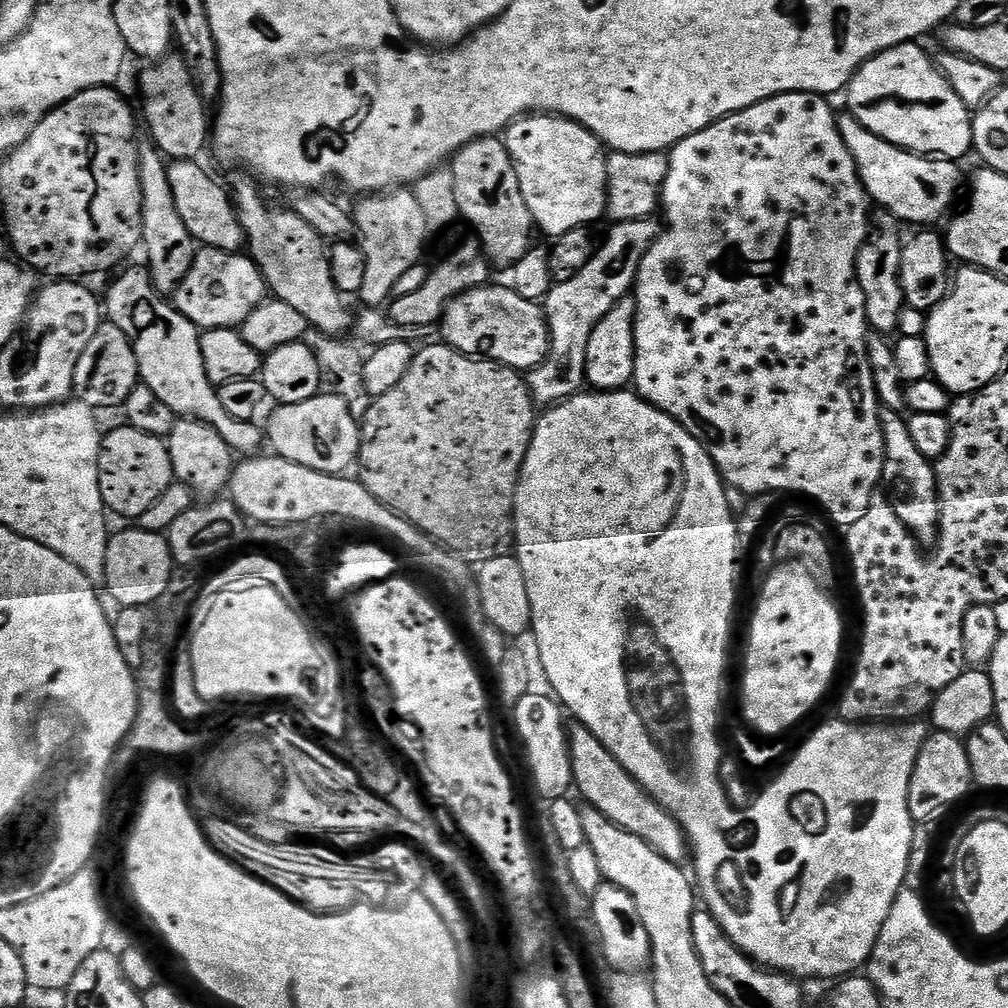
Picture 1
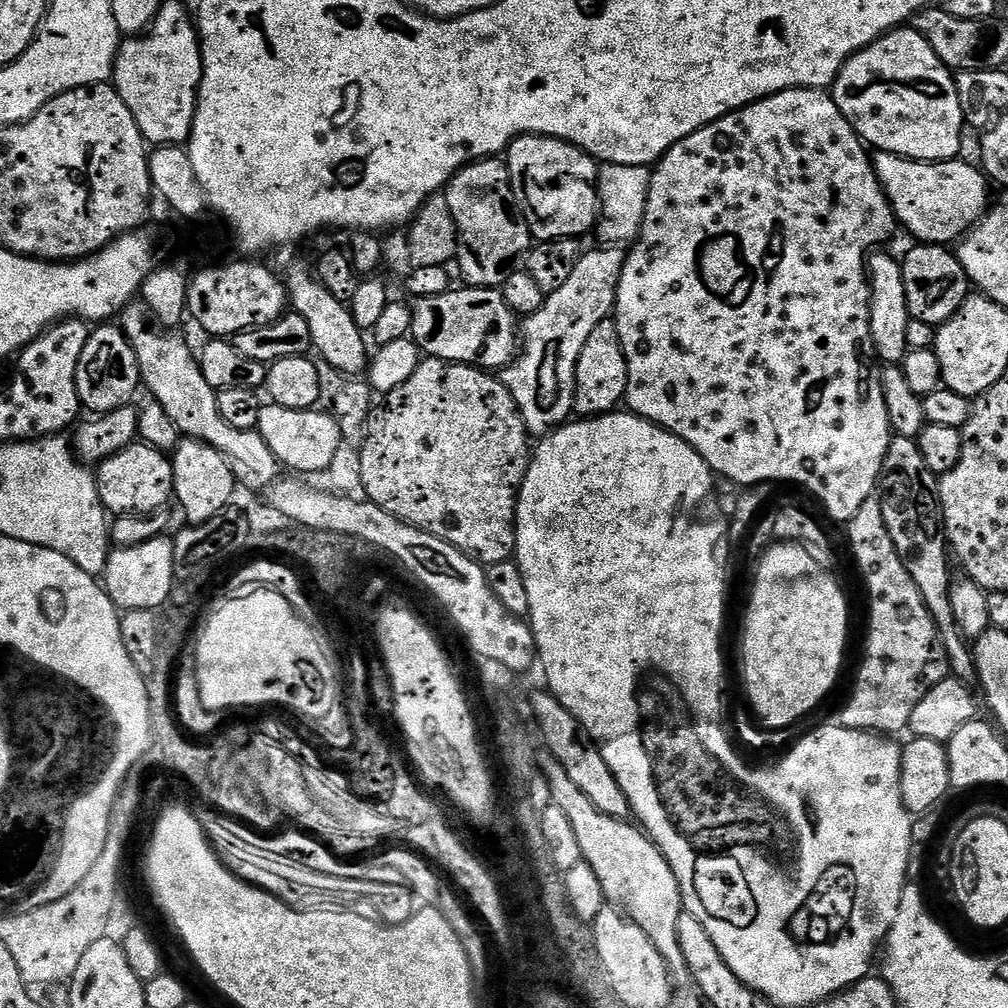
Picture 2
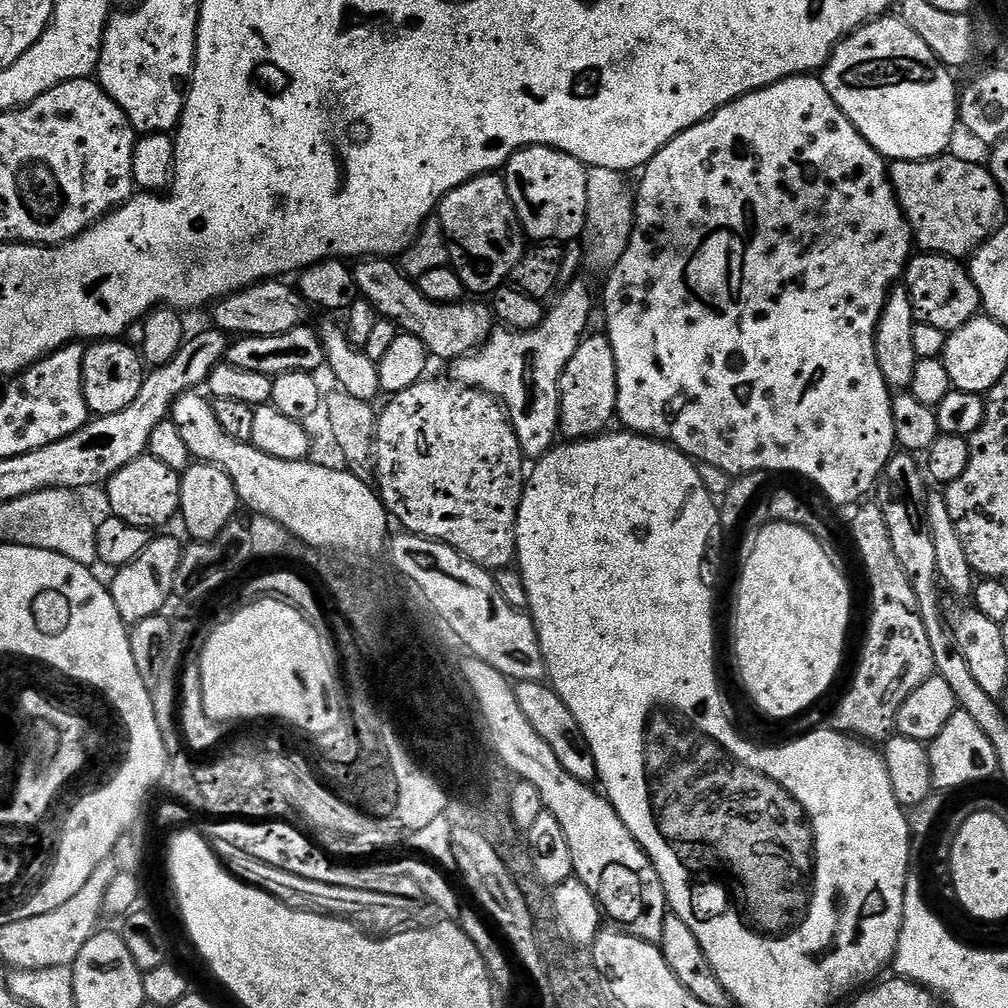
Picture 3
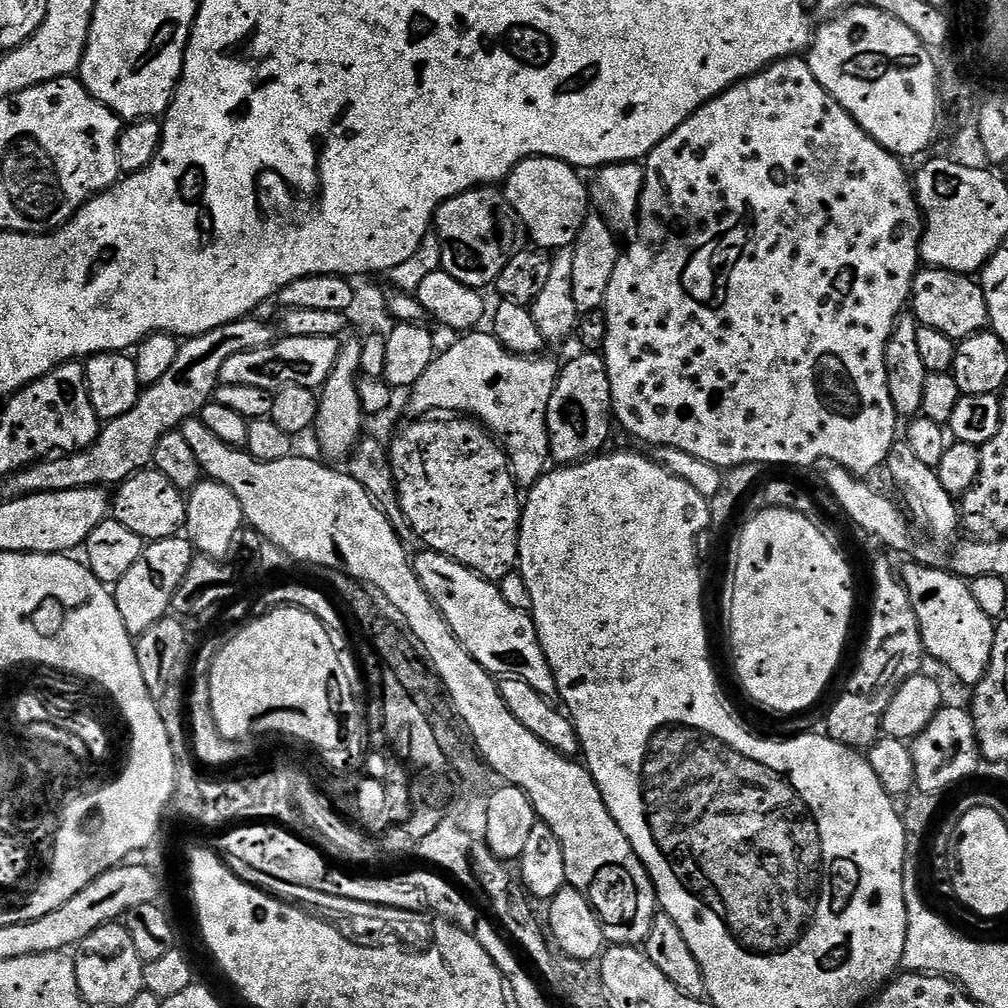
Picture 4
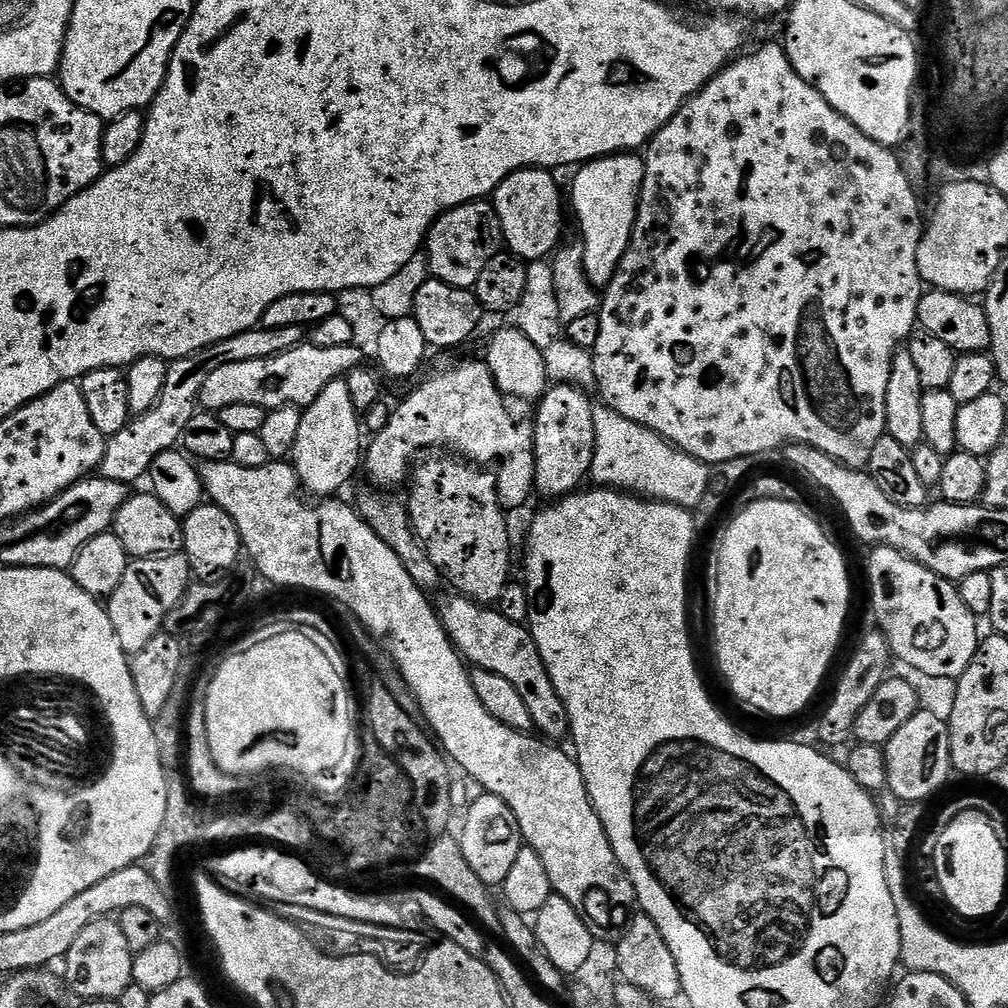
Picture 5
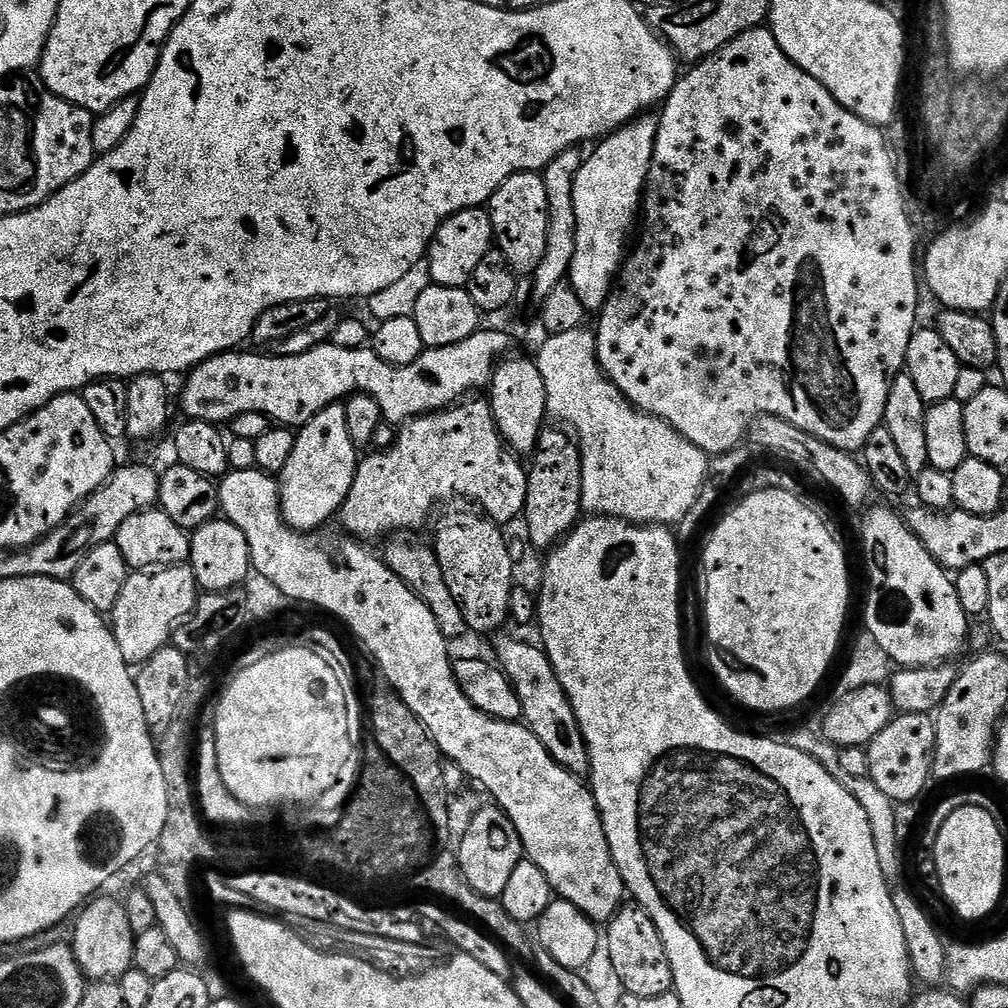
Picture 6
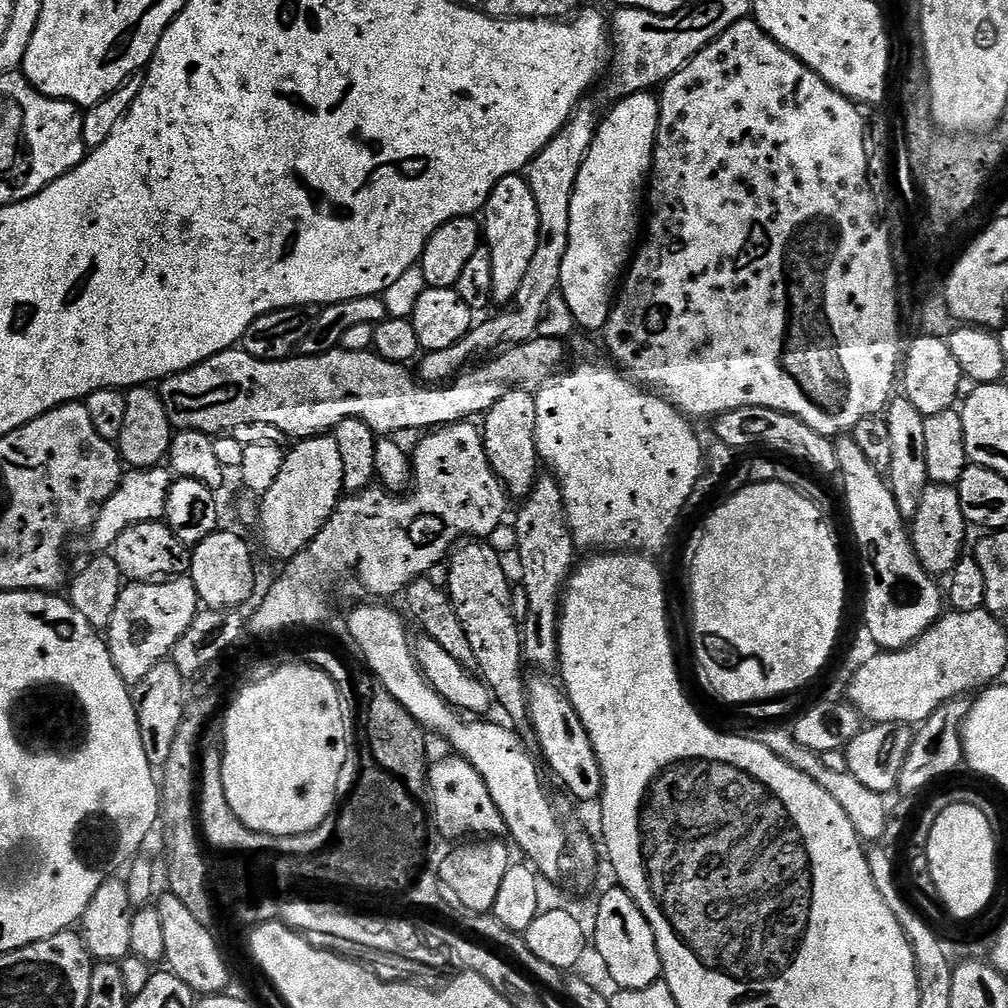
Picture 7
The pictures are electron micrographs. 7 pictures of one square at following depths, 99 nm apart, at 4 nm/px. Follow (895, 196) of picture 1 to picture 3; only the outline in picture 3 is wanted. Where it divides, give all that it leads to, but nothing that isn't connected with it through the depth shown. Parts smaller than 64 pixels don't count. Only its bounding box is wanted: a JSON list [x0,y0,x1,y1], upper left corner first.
[888,154,1002,258]

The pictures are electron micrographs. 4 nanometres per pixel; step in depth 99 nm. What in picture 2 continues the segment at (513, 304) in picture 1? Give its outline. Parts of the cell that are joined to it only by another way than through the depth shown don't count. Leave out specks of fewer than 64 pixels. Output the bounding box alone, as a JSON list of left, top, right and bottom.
[410,286,518,370]

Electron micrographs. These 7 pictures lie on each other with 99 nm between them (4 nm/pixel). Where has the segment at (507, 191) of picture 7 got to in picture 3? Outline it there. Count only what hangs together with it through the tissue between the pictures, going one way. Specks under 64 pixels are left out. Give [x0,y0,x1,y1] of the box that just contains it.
[502,146,588,242]

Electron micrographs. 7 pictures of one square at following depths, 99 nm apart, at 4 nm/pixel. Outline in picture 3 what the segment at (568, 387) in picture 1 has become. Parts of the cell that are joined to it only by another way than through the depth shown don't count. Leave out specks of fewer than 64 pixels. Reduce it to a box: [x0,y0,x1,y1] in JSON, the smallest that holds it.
[450,278,592,458]

